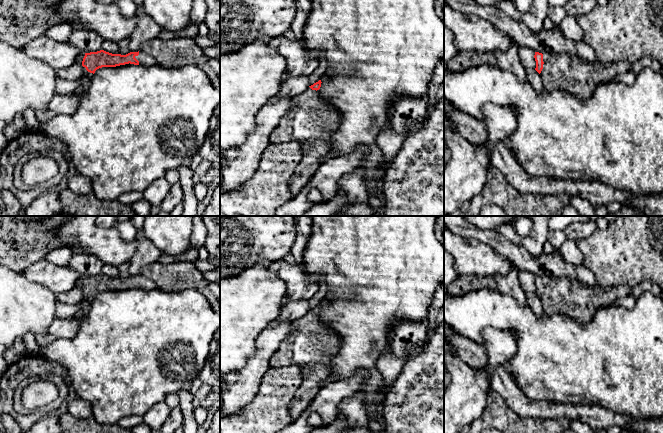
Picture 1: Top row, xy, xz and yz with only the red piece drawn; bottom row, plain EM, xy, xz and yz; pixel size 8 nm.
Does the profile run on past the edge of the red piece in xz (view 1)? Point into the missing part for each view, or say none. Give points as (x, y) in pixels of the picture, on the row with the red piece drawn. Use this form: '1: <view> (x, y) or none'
1: xz (311, 121)

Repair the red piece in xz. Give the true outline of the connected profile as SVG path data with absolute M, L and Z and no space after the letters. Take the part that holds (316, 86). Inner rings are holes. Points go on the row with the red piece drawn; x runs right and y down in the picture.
M321 80L291 99L290 110L269 136L270 143L297 141L303 147L303 156L290 179L292 198L298 195L321 165L321 158L330 153L329 140L338 129L341 116L338 110L325 102L320 94Z

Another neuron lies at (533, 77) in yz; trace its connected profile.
M526 69L527 82L529 82L536 92L540 93L543 90L543 82L540 74L536 70Z

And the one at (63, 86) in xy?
M58 78L56 81L55 94L68 94L74 92L78 87L82 88L82 95L86 94L91 84L91 79L81 78L69 81Z

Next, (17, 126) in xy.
M18 114L13 121L5 128L3 134L8 141L16 139L20 134L26 131L23 115Z

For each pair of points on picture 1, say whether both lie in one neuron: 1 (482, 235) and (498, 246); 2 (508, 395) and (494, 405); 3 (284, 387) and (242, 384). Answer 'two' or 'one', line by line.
1: one
2: two
3: two

